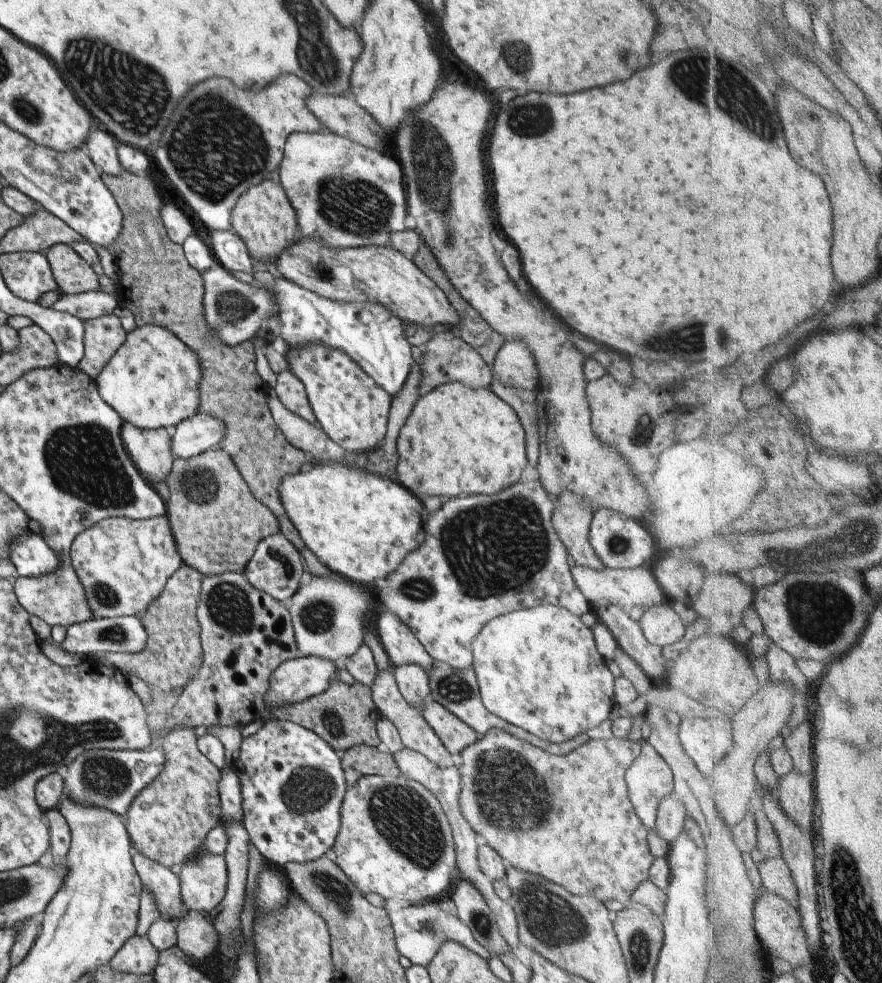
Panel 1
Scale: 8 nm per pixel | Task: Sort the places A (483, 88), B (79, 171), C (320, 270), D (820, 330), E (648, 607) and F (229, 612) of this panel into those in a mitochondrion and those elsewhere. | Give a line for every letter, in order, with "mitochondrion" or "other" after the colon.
A: other
B: other
C: mitochondrion
D: other
E: other
F: mitochondrion

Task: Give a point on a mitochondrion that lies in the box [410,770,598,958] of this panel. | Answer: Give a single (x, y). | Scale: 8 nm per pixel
(549, 918)

